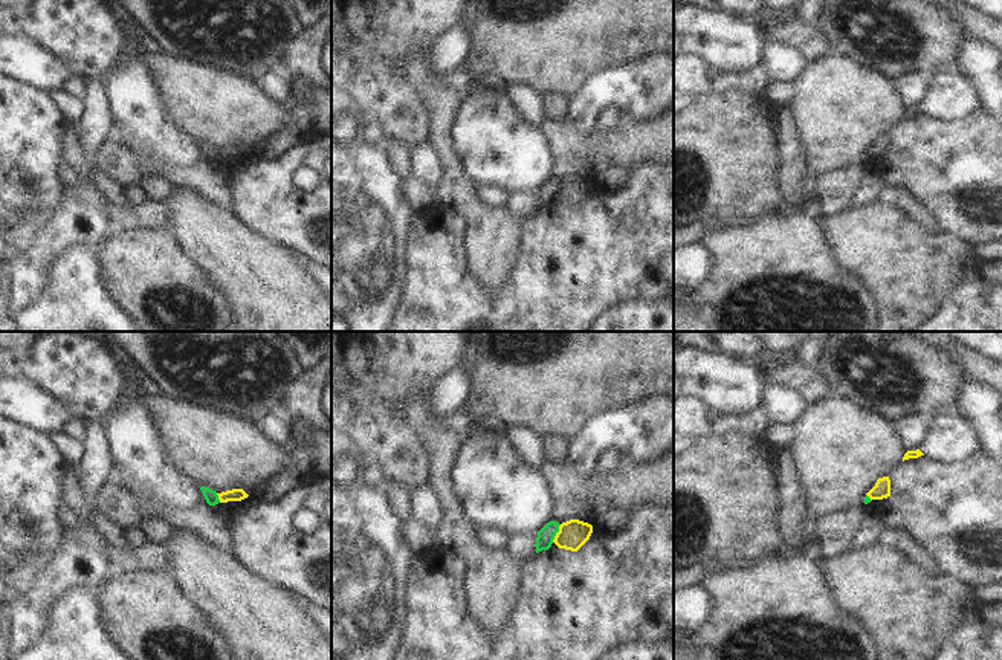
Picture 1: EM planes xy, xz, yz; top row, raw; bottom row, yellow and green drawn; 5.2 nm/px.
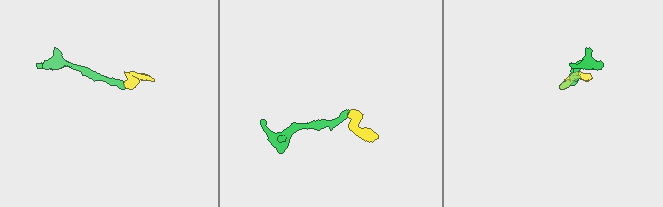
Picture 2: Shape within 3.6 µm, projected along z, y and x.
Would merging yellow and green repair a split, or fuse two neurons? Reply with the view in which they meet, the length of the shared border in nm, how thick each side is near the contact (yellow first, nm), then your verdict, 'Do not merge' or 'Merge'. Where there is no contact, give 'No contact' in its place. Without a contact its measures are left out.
Touches yellow in xz. Shared border 110 nm. Thickness 150 nm (yellow) against 90 nm. Merge.

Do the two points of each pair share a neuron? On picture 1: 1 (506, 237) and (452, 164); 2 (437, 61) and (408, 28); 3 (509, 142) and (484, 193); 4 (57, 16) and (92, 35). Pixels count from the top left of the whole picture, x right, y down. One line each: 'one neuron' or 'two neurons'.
1: one neuron
2: two neurons
3: two neurons
4: one neuron

